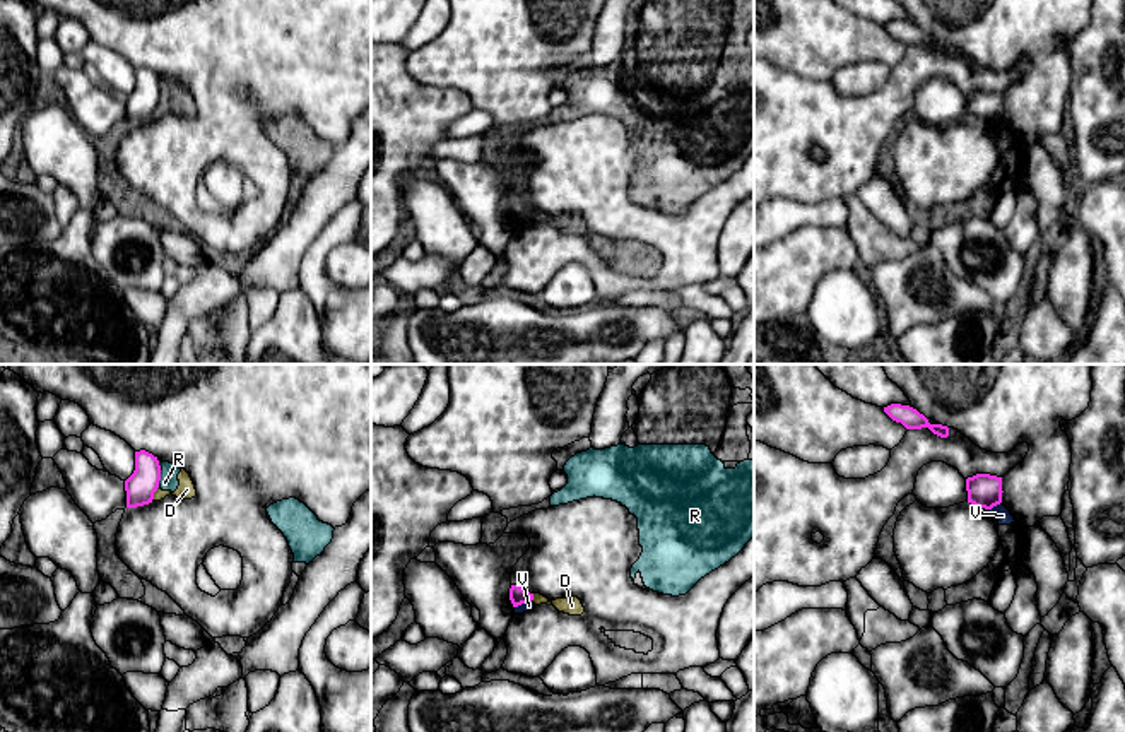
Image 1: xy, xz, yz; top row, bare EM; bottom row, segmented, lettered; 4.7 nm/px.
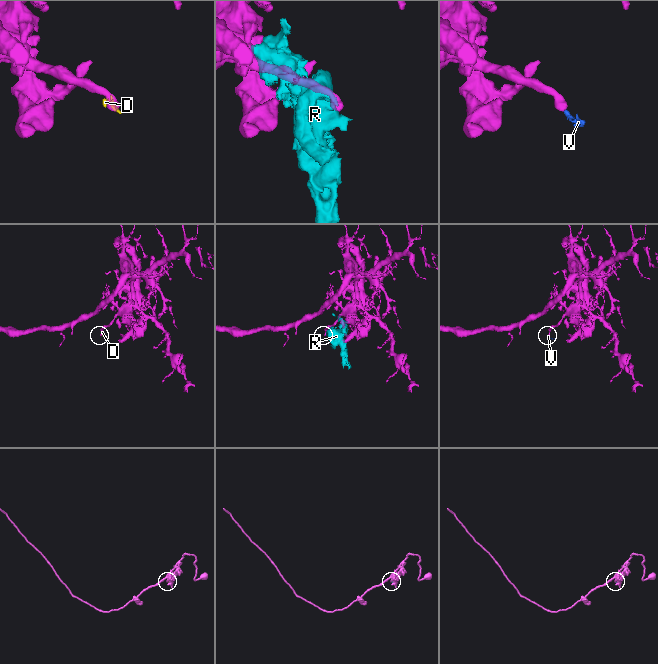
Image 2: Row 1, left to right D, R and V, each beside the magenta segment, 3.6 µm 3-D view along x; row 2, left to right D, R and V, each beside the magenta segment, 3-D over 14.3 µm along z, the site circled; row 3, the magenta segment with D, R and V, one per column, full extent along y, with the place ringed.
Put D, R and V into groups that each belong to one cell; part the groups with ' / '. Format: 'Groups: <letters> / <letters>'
Groups: D R V

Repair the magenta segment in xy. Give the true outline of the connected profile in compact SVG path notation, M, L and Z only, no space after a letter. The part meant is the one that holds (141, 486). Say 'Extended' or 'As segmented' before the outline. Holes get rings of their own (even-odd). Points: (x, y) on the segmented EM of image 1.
As segmented. M140 450L135 452L135 470L125 481L127 508L137 508L152 503L159 487L161 465L157 457Z

